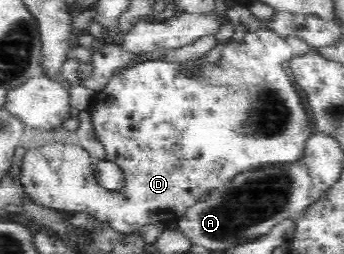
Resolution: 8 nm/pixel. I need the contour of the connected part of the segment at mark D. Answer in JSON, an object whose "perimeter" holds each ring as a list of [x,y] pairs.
{"perimeter":[[[269,31],[263,33],[252,33],[246,35],[245,44],[231,44],[224,46],[222,58],[217,64],[206,64],[203,70],[197,74],[197,78],[189,78],[181,73],[179,62],[167,63],[163,60],[146,60],[139,62],[133,68],[125,68],[112,76],[109,82],[95,93],[91,101],[89,110],[91,111],[91,123],[98,141],[104,146],[106,161],[116,164],[124,173],[125,181],[123,190],[111,192],[103,190],[97,182],[94,170],[94,161],[77,144],[51,144],[49,146],[26,151],[22,159],[21,178],[23,185],[26,186],[27,193],[31,195],[31,200],[41,206],[51,207],[55,210],[69,211],[72,214],[86,210],[93,214],[97,220],[109,222],[113,228],[120,232],[127,233],[138,231],[143,226],[150,224],[163,223],[165,225],[175,222],[194,202],[201,200],[211,189],[224,185],[239,173],[258,171],[265,168],[281,168],[282,166],[297,165],[306,156],[307,142],[313,136],[313,126],[309,120],[309,112],[303,104],[301,94],[297,92],[297,86],[291,82],[289,74],[285,72],[285,64],[293,57],[301,56],[310,49],[303,41],[298,38],[281,38]]]}

